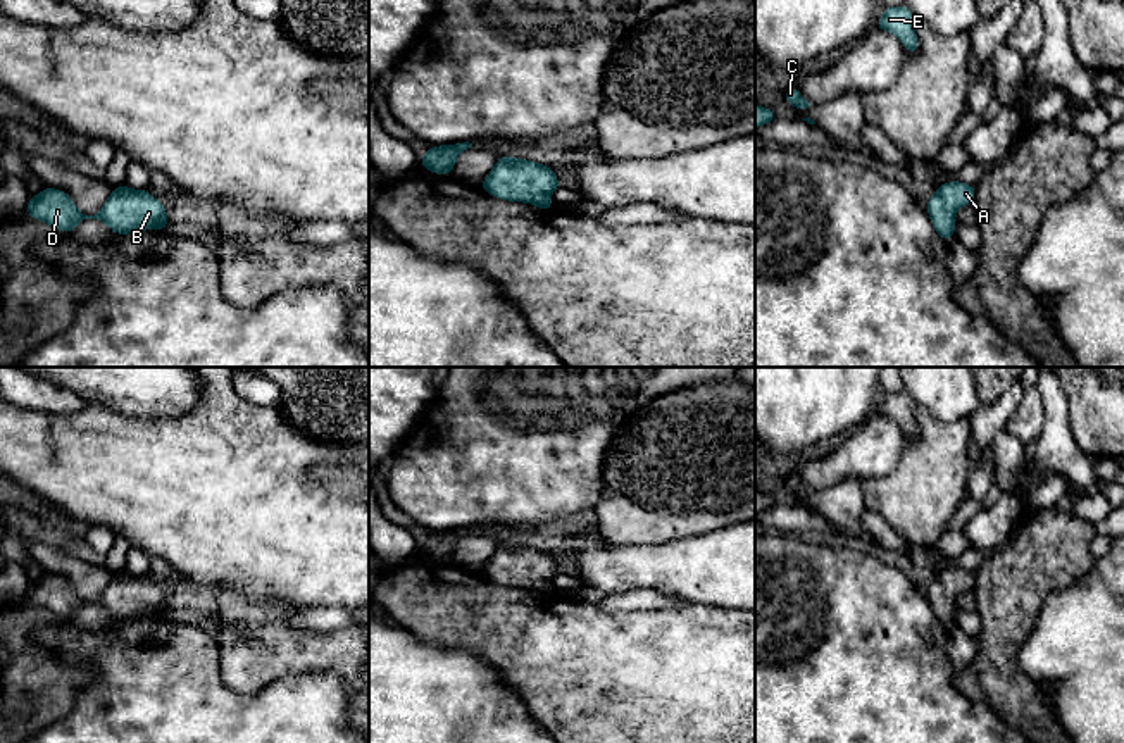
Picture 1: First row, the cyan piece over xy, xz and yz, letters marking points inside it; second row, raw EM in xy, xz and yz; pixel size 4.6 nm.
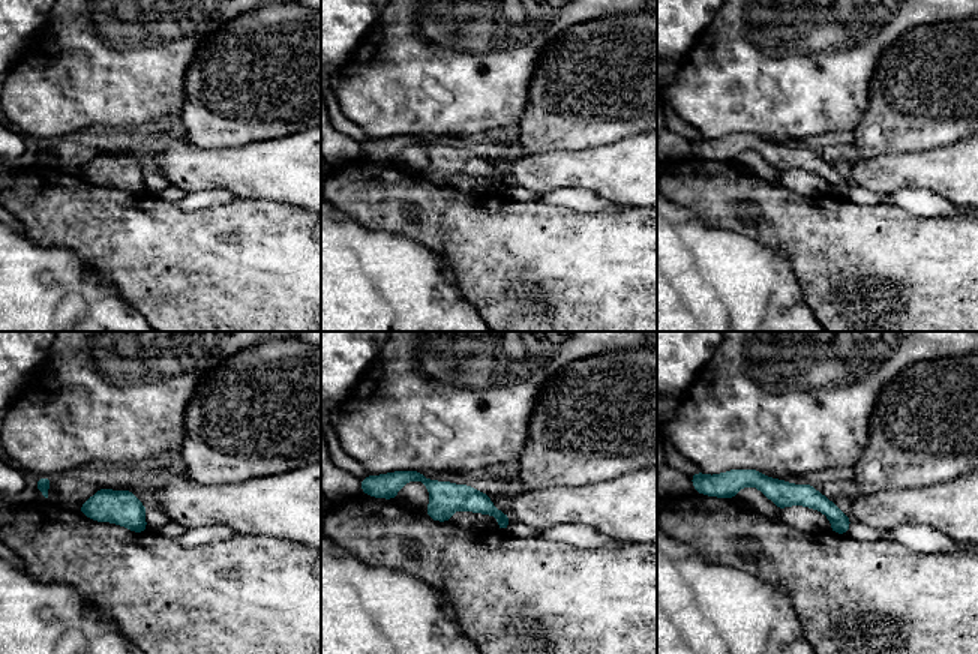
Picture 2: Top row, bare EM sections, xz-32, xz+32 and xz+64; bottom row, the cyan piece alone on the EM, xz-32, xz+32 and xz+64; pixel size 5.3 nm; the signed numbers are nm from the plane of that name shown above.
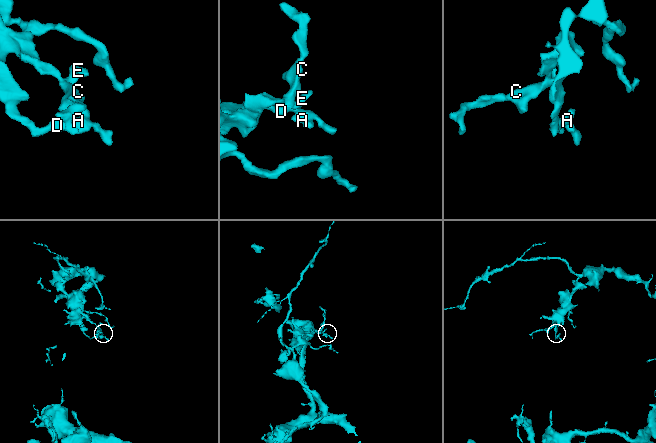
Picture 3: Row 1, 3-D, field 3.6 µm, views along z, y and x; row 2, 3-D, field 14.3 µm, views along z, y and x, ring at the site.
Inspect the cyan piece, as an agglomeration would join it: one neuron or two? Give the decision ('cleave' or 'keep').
keep

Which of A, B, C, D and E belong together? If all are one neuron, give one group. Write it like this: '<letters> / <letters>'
A B C D E

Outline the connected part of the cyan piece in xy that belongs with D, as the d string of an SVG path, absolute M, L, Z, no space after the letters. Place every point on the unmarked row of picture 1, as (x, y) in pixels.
M126 571L114 574L95 602L81 600L66 578L48 572L31 583L26 598L62 619L72 619L83 605L98 605L116 621L169 614L165 593L148 581L148 574L131 576Z

